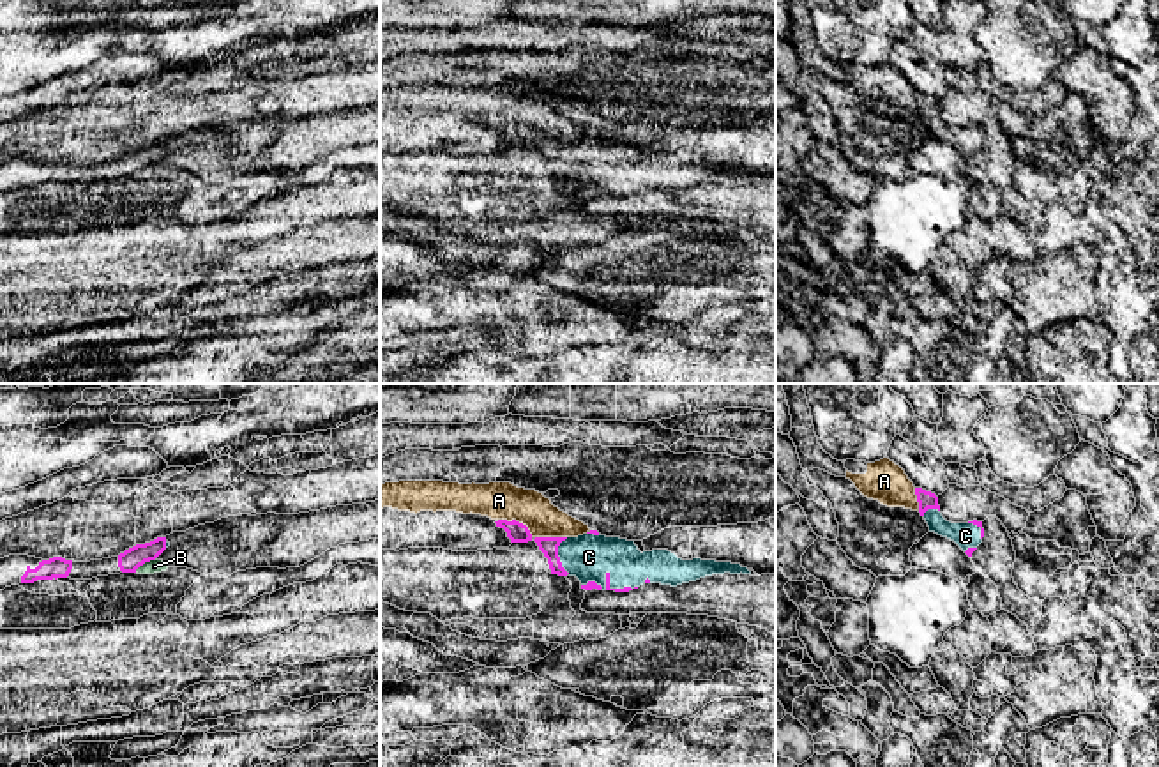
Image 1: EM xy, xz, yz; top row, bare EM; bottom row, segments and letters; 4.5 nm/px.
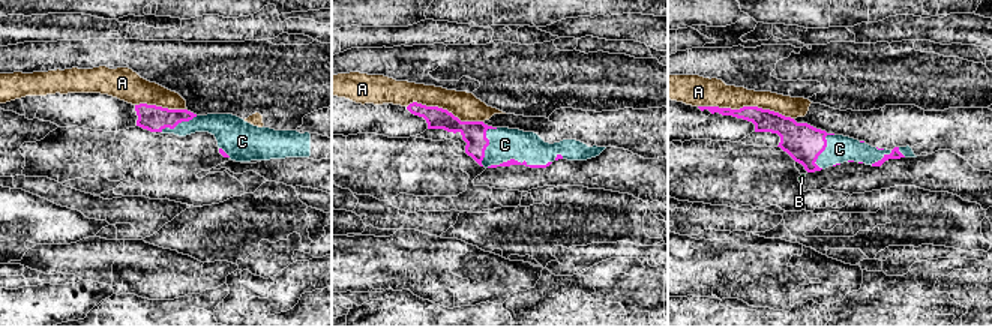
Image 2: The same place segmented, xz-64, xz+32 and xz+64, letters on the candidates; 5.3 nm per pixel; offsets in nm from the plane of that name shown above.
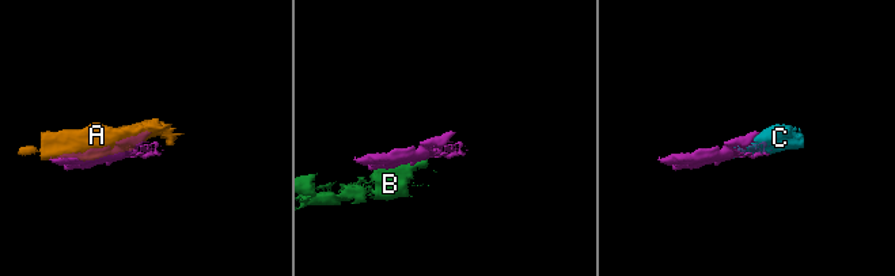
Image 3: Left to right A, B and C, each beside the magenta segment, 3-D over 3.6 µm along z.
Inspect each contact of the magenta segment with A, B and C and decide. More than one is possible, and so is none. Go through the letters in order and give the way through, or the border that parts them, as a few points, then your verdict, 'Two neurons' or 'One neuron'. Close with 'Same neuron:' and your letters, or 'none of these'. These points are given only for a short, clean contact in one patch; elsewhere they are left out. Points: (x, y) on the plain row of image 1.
A: Two neurons
B: Two neurons
C: One neuron
Same neuron: C

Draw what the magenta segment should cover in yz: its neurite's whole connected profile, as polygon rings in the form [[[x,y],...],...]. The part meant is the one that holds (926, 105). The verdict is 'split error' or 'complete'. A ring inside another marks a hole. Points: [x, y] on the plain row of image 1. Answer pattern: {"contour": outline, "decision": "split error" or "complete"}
{"contour": [[[915,92],[915,99],[919,117],[926,124],[929,136],[954,145],[968,161],[972,161],[984,141],[982,125],[951,127],[942,120],[938,101],[935,97]]], "decision": "split error"}

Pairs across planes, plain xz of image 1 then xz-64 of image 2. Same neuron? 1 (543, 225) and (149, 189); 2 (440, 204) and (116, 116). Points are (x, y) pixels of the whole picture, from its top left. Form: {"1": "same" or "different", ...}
{"1": "same", "2": "different"}

